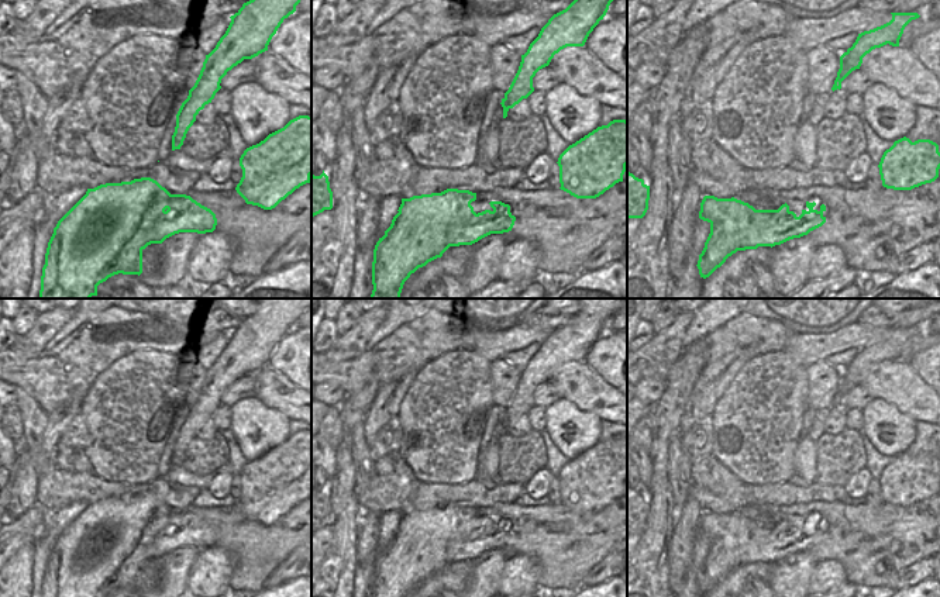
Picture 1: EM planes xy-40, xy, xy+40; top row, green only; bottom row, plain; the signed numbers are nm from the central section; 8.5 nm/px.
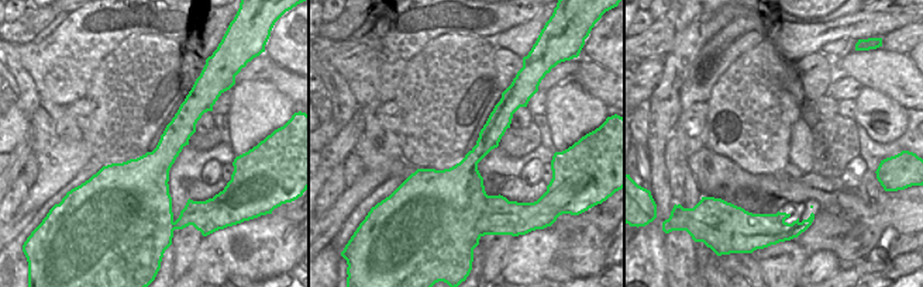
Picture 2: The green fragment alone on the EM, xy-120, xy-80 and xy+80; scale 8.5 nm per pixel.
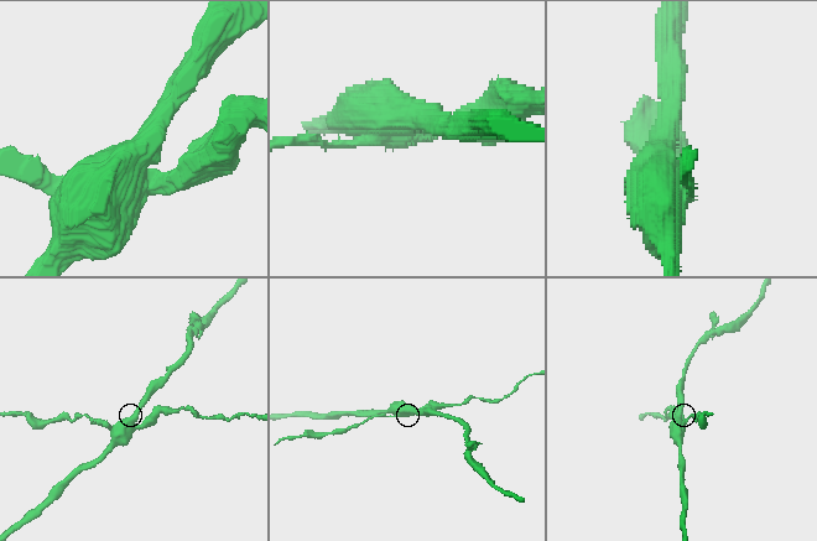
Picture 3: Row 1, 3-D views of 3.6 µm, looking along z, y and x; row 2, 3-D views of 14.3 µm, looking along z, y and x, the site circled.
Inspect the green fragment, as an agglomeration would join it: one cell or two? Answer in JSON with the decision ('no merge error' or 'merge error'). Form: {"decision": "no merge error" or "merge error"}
{"decision": "merge error"}

